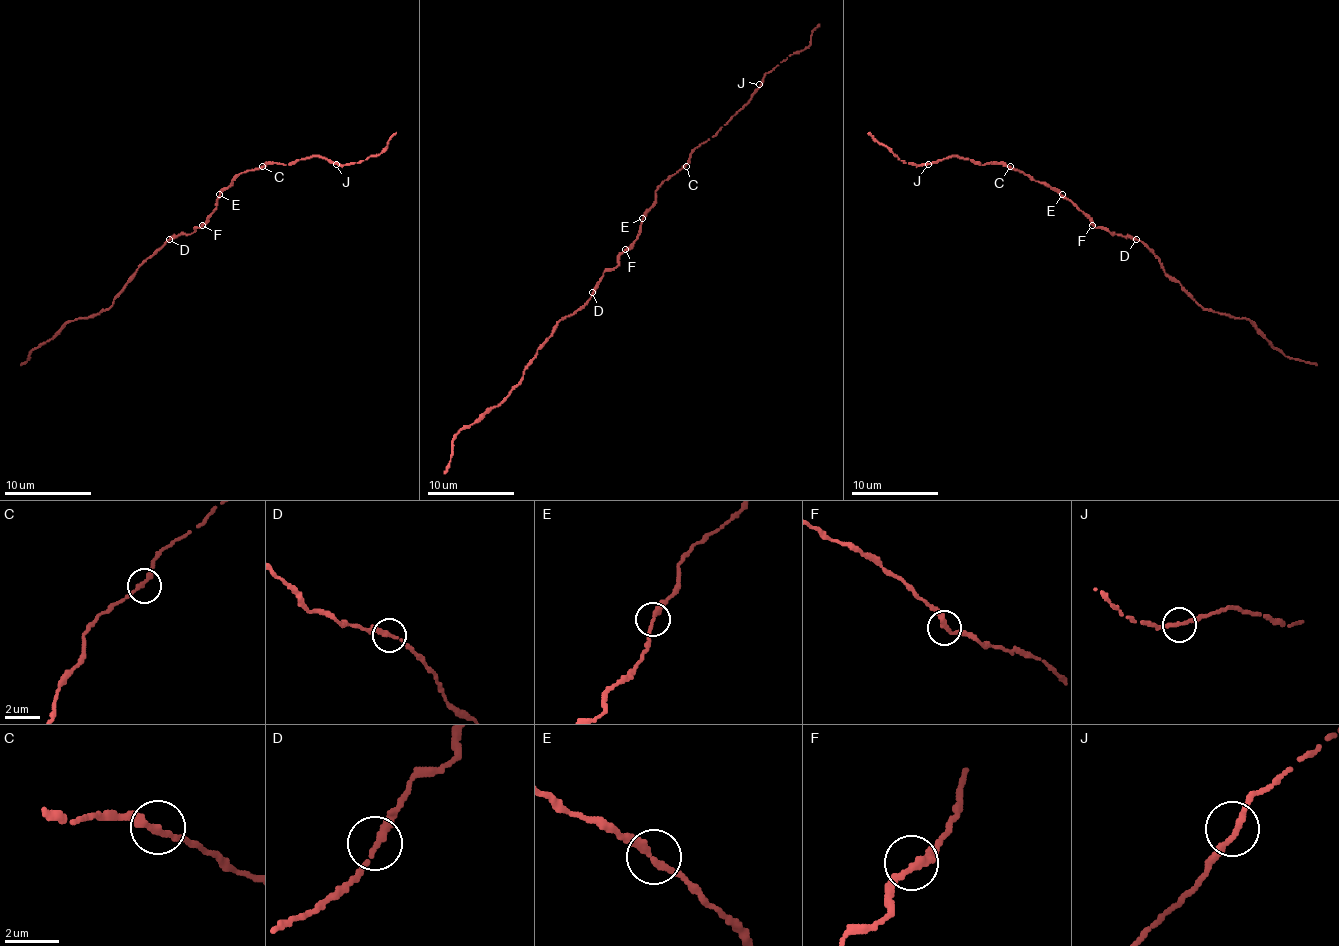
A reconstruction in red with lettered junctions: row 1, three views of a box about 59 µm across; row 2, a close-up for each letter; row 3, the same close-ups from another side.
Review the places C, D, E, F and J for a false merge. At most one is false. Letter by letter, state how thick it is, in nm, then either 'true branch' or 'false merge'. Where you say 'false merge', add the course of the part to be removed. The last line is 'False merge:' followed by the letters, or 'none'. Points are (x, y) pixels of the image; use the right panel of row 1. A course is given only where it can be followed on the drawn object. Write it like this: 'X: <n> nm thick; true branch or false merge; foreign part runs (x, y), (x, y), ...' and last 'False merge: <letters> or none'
C: 240 nm thick; true branch
D: 240 nm thick; true branch
E: 260 nm thick; true branch
F: 280 nm thick; true branch
J: 240 nm thick; true branch
False merge: none

